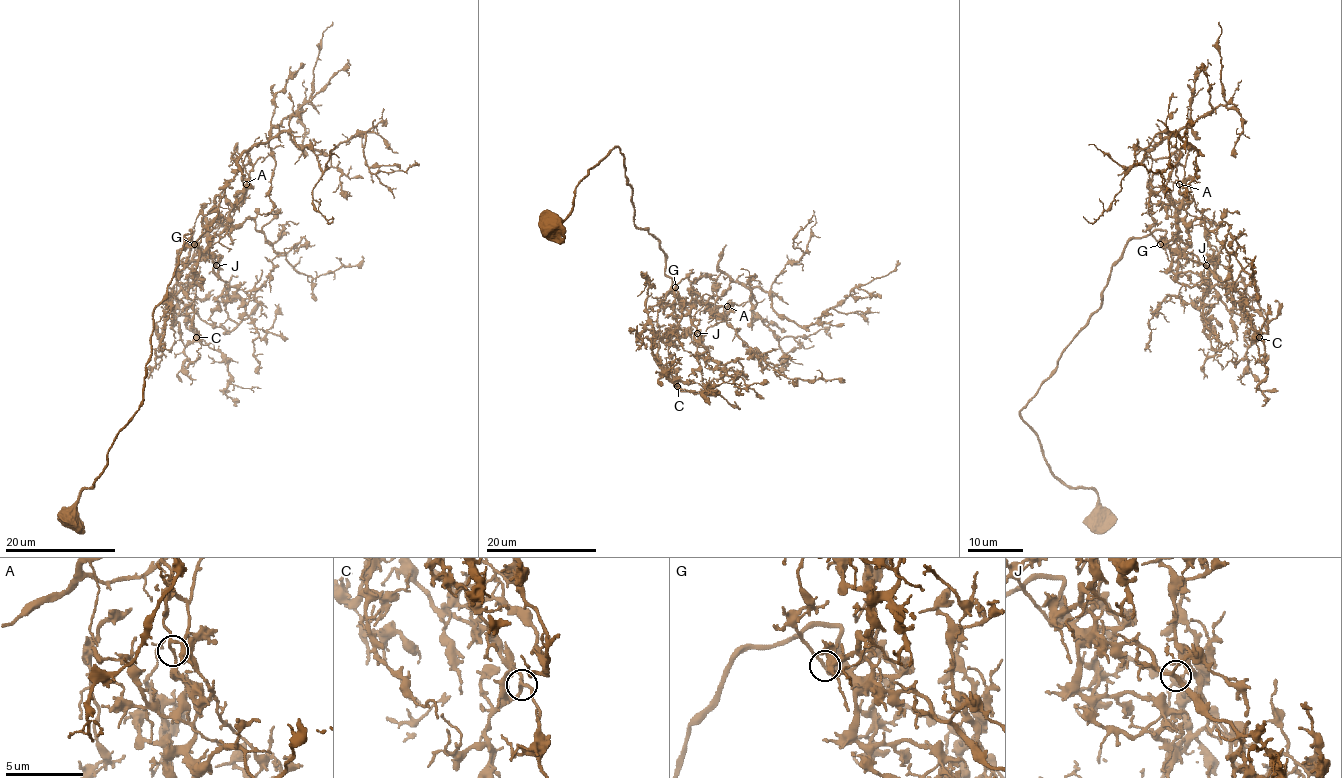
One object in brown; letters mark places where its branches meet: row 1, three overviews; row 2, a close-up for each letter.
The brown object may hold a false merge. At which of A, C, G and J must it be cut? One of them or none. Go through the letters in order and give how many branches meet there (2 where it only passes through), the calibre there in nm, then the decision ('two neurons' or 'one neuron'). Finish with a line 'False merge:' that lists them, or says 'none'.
A: 3 branches meet; 150 nm thick; two neurons
C: 3 branches meet; 200 nm thick; one neuron
G: 3 branches meet; 240 nm thick; one neuron
J: 3 branches meet; 200 nm thick; one neuron
False merge: A

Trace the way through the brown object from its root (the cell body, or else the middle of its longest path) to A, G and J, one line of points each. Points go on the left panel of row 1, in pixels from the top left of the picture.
A: (68, 514), (142, 399), (152, 311), (184, 236), (191, 230), (188, 244), (203, 250), (246, 183)
G: (68, 514), (138, 409), (152, 311), (190, 230), (194, 244)
J: (68, 514), (138, 409), (152, 311), (190, 230), (188, 244), (216, 265)

